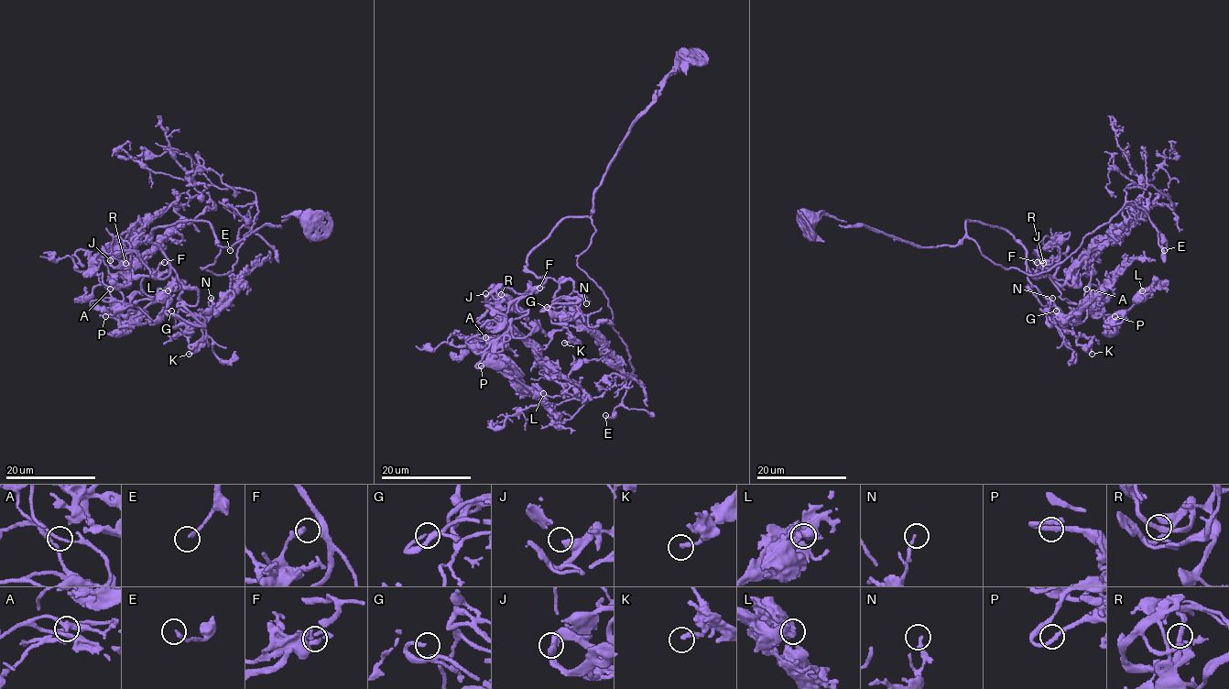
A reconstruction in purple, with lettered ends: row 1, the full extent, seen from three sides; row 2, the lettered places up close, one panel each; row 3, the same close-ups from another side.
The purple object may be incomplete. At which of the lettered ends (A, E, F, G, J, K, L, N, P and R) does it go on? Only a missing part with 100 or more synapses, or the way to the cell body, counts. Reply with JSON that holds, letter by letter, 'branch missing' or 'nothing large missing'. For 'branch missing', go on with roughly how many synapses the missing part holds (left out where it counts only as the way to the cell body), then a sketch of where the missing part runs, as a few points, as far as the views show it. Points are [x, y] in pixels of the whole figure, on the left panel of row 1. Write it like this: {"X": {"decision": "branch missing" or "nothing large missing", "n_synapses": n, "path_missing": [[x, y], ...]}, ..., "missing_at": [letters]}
{"A": {"decision": "nothing large missing"}, "E": {"decision": "nothing large missing"}, "F": {"decision": "nothing large missing"}, "G": {"decision": "nothing large missing"}, "J": {"decision": "nothing large missing"}, "K": {"decision": "nothing large missing"}, "L": {"decision": "nothing large missing"}, "N": {"decision": "nothing large missing"}, "P": {"decision": "nothing large missing"}, "R": {"decision": "nothing large missing"}, "missing_at": []}

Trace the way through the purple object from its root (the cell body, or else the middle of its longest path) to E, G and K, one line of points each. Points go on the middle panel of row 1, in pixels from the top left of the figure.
E: (687, 59), (608, 167), (592, 201), (596, 231), (577, 258), (607, 299), (634, 369), (622, 402), (605, 415)
G: (687, 59), (631, 127), (593, 212), (566, 216), (527, 257), (557, 300), (577, 299), (547, 307)
K: (687, 59), (631, 127), (593, 212), (566, 216), (527, 257), (559, 284), (549, 317), (564, 343)

